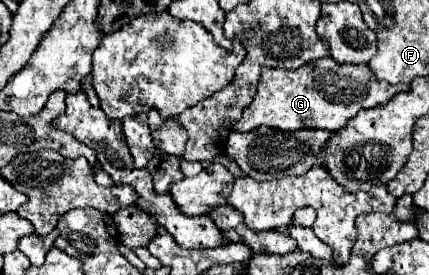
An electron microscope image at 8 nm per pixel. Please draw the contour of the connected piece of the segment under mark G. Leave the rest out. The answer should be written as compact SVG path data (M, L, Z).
M324 57L302 65L300 69L270 69L262 67L260 81L256 85L256 95L248 107L244 107L242 117L230 127L234 131L252 131L260 125L268 125L282 131L300 129L328 129L338 131L350 119L356 117L360 109L370 109L392 99L392 91L408 89L408 85L386 85L384 81L374 81L368 65L336 63L332 57Z

